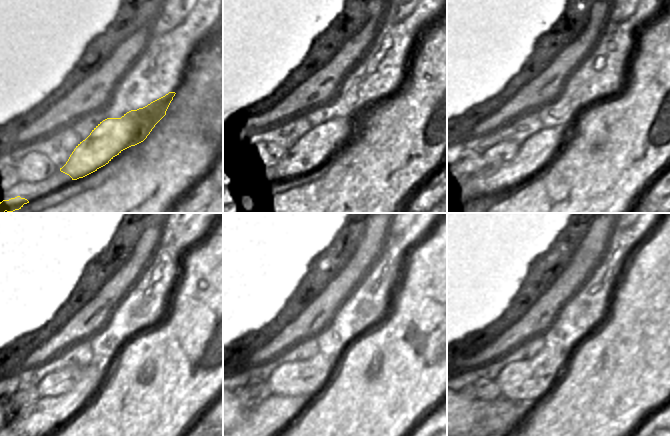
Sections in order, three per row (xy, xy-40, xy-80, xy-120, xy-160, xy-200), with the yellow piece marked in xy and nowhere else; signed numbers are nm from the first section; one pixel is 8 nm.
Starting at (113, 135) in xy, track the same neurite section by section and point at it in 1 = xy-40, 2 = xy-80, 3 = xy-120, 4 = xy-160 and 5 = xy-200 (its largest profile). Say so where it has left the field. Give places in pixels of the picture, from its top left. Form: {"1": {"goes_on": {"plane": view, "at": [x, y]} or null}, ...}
{"1": {"goes_on": {"plane": "xy-40", "at": [323, 144]}}, "2": {"goes_on": {"plane": "xy-80", "at": [541, 147]}}, "3": {"goes_on": {"plane": "xy-120", "at": [46, 412]}}, "4": {"goes_on": {"plane": "xy-160", "at": [270, 416]}}, "5": {"goes_on": {"plane": "xy-200", "at": [498, 397]}}}

